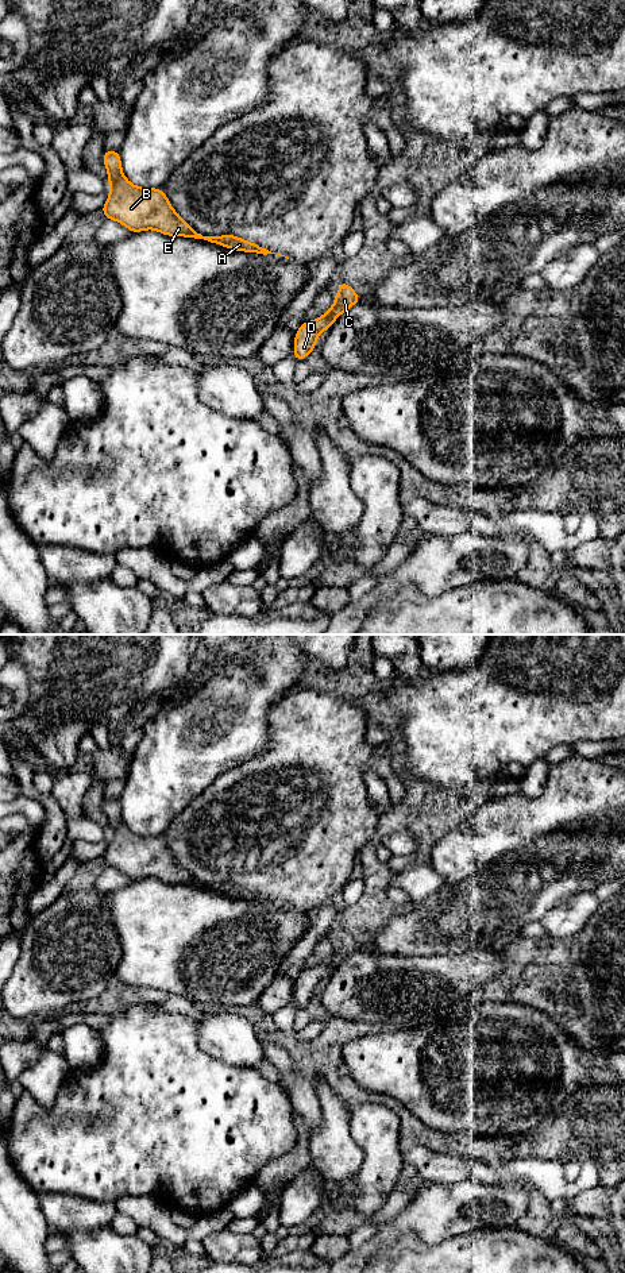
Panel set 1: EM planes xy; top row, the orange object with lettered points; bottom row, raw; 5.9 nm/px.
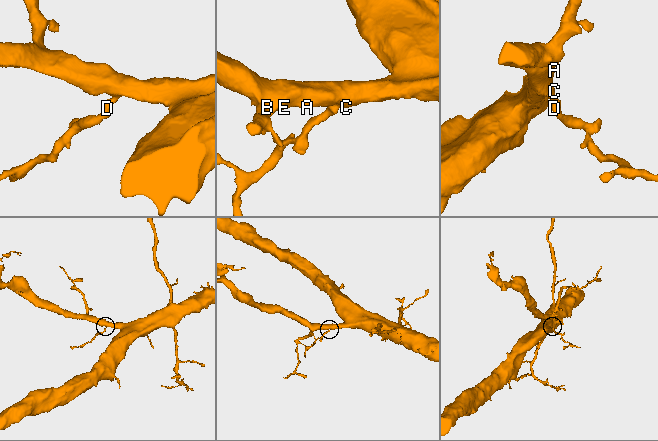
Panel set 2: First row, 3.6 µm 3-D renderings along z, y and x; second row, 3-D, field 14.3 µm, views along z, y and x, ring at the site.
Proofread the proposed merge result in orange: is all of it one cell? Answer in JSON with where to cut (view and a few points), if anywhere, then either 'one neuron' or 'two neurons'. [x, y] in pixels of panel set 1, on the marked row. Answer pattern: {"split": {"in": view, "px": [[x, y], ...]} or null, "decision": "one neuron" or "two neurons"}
{"split": null, "decision": "one neuron"}

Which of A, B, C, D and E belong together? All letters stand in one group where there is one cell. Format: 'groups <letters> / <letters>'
groups A B C D E

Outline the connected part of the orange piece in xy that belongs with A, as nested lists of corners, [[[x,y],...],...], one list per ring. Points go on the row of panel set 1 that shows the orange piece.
[[[104,151],[103,161],[109,181],[109,196],[101,208],[105,219],[126,225],[131,232],[155,229],[170,236],[204,239],[229,250],[275,254],[234,235],[202,236],[177,215],[162,189],[139,188],[124,177],[119,151]]]

